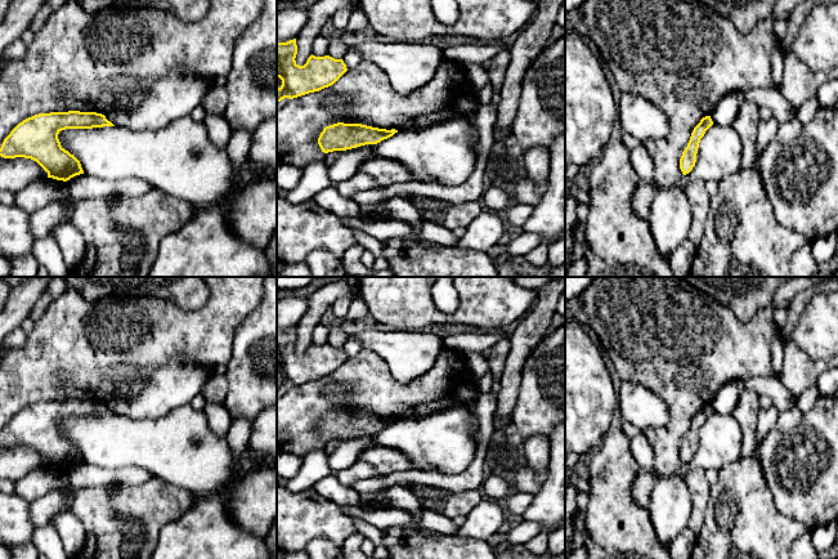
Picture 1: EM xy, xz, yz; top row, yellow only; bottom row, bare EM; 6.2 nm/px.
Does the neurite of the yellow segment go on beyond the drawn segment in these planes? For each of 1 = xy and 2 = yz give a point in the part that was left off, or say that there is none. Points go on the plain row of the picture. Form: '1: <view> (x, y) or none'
1: none
2: none

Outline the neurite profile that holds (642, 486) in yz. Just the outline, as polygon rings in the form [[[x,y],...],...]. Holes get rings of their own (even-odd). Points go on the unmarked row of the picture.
[[[644,470],[637,475],[632,484],[633,502],[638,507],[646,507],[654,488],[654,478]]]

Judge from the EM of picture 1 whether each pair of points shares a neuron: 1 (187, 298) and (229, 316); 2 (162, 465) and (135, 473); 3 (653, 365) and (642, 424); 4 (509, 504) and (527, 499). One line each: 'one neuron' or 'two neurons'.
1: two neurons
2: two neurons
3: two neurons
4: one neuron

